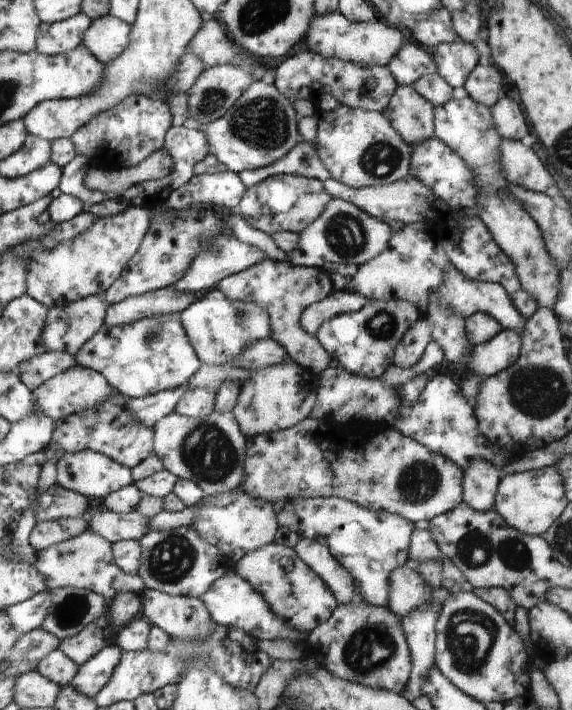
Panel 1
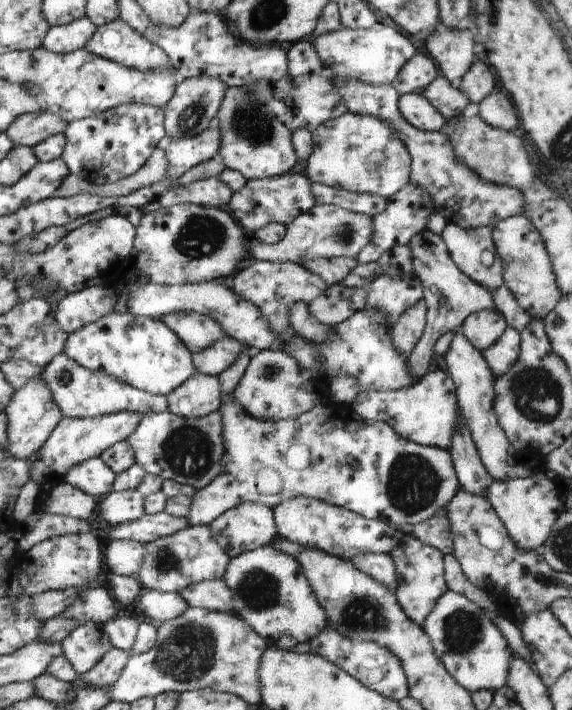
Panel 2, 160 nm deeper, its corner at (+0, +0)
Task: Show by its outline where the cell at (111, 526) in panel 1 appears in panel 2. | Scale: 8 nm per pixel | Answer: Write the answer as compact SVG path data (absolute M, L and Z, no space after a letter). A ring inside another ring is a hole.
M166 512L155 515L142 515L140 519L125 525L112 527L110 540L128 539L146 544L159 538L173 535L186 527L192 526L186 517L175 517Z

